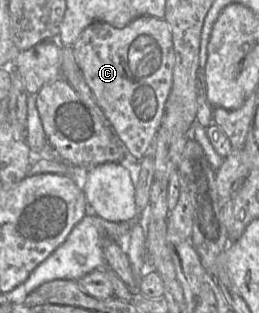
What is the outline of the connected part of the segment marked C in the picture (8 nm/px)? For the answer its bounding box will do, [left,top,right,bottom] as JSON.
[72,16,174,160]

